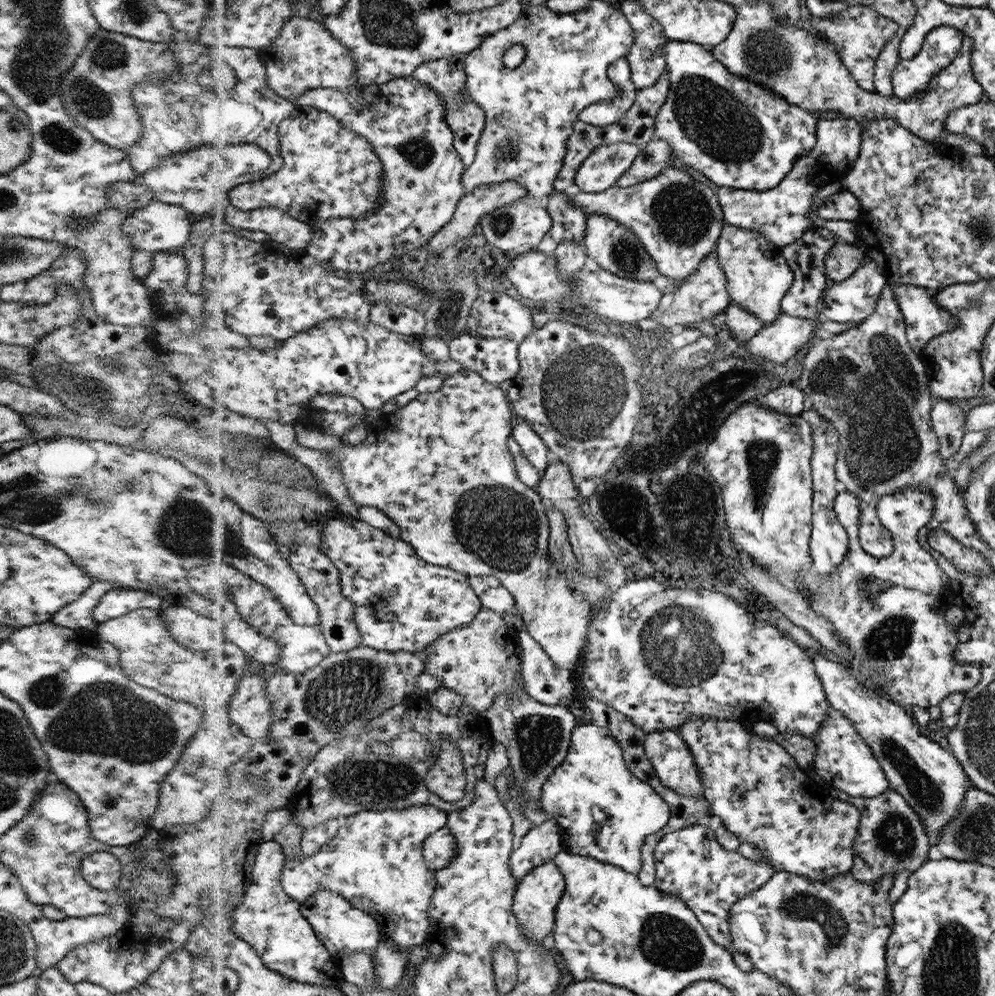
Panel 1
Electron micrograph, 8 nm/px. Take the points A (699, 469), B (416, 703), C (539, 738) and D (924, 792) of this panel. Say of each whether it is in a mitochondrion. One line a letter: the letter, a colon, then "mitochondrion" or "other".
A: other
B: other
C: mitochondrion
D: mitochondrion

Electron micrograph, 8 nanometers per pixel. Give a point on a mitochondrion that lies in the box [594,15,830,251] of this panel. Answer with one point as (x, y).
(722, 125)

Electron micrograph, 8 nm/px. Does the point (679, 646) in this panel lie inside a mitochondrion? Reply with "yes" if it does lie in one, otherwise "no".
yes

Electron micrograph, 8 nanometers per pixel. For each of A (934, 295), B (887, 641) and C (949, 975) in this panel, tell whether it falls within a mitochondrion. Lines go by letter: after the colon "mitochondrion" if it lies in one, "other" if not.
A: other
B: mitochondrion
C: mitochondrion

